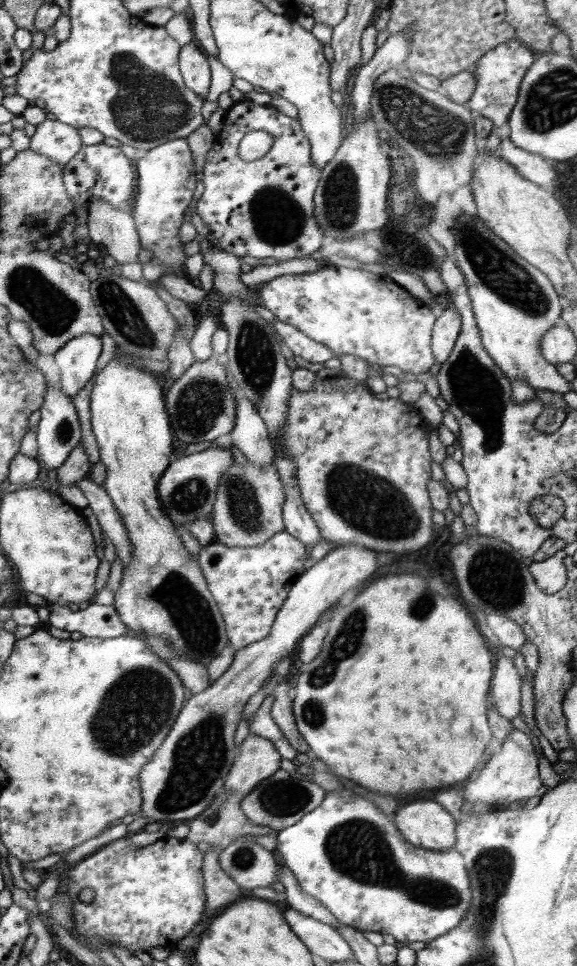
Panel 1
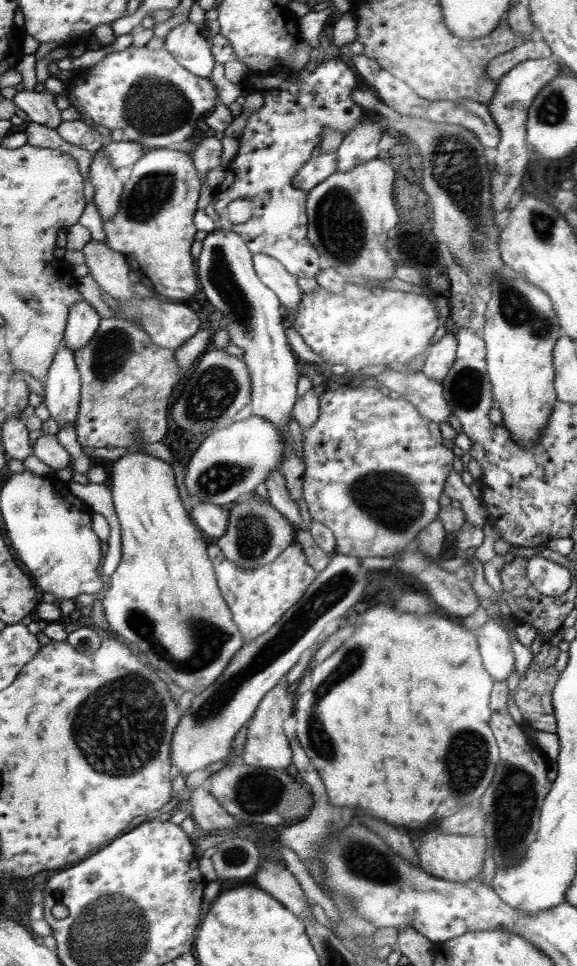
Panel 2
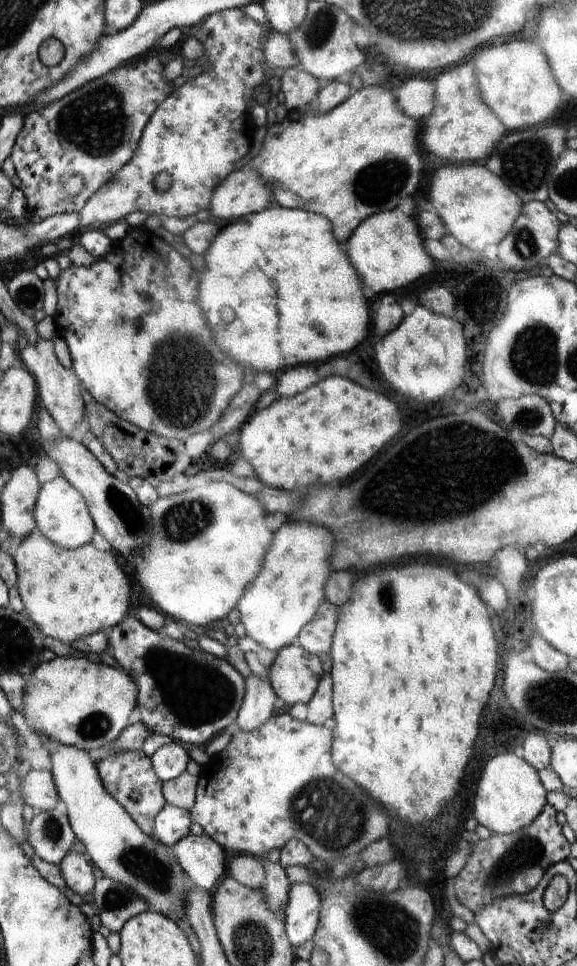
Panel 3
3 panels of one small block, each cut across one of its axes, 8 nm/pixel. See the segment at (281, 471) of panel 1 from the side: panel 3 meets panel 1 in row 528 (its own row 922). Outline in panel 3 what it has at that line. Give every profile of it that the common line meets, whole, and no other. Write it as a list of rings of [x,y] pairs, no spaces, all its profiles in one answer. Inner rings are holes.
[[[313,882],[291,884],[283,919],[286,936],[294,949],[307,940],[313,940],[320,909],[321,896],[317,885]]]

